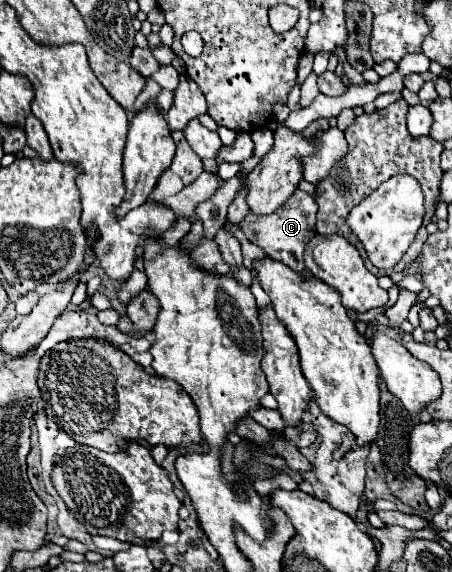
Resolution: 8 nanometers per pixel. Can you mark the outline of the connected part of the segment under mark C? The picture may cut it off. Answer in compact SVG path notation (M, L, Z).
M294 191L288 201L278 207L278 211L274 211L272 215L246 215L246 219L240 223L240 229L244 231L244 235L248 237L250 243L262 247L266 251L266 255L270 255L272 259L292 267L292 271L304 271L304 247L306 243L316 235L316 201L312 199L312 195L304 193L304 191Z

